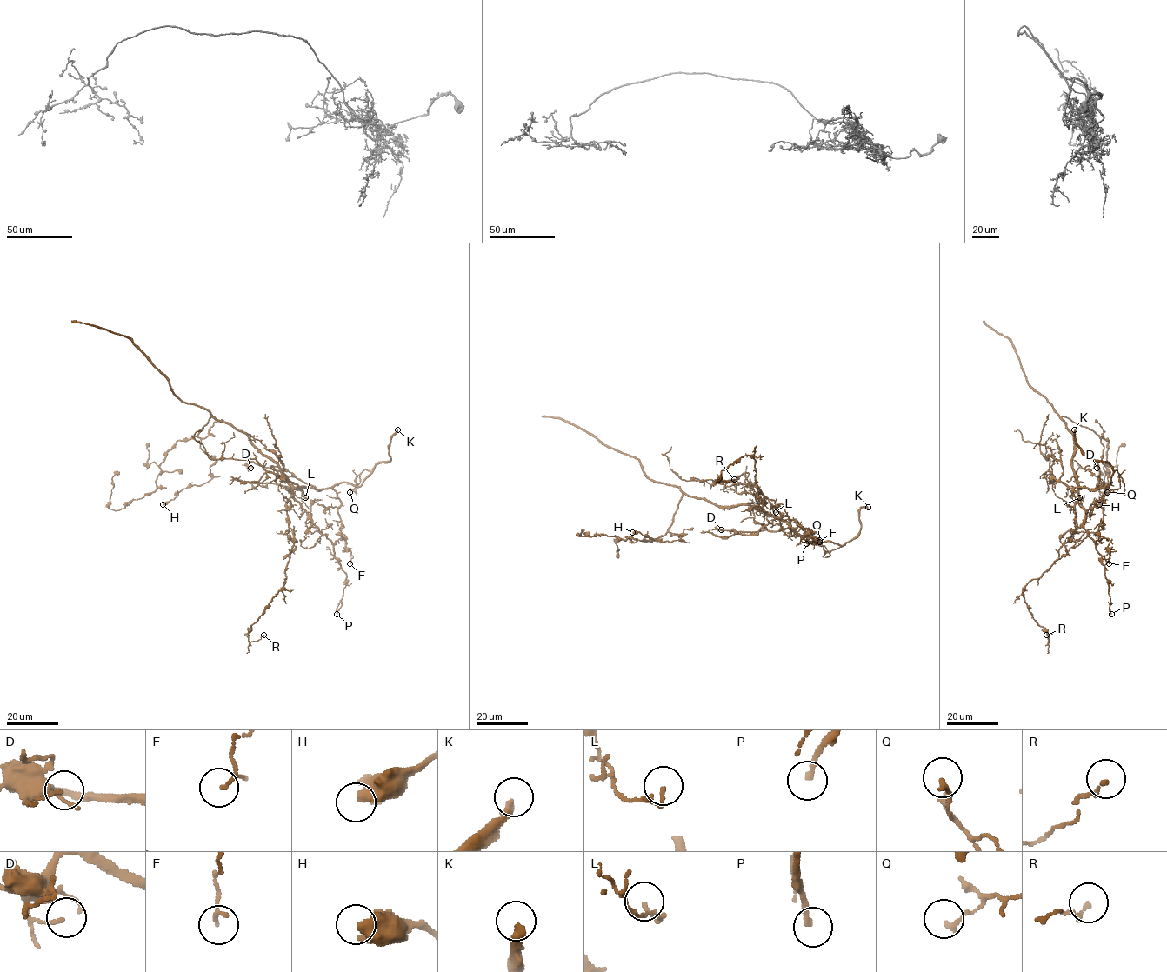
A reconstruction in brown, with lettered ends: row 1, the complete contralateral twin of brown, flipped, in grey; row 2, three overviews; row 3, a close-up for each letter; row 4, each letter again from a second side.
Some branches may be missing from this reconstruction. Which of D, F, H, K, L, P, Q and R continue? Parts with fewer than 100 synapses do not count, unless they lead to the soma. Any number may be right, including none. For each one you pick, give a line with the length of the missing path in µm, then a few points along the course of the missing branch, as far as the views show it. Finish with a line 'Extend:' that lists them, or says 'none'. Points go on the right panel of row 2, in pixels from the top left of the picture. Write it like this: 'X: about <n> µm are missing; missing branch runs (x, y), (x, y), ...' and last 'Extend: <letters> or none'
K: about 30 µm are missing; missing branch runs (1074, 429), (1074, 422), (1069, 422), (1060, 416), (1031, 416)
Extend: K

